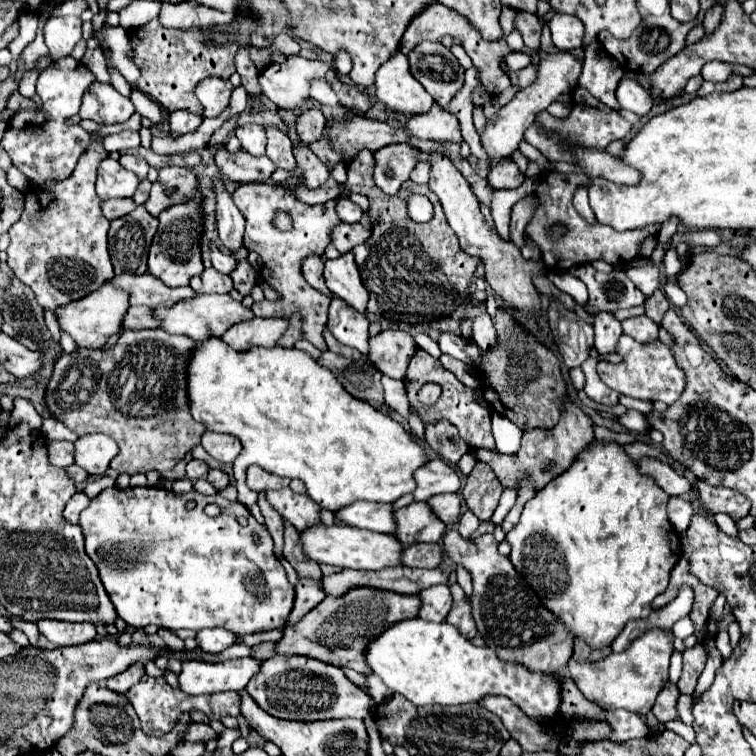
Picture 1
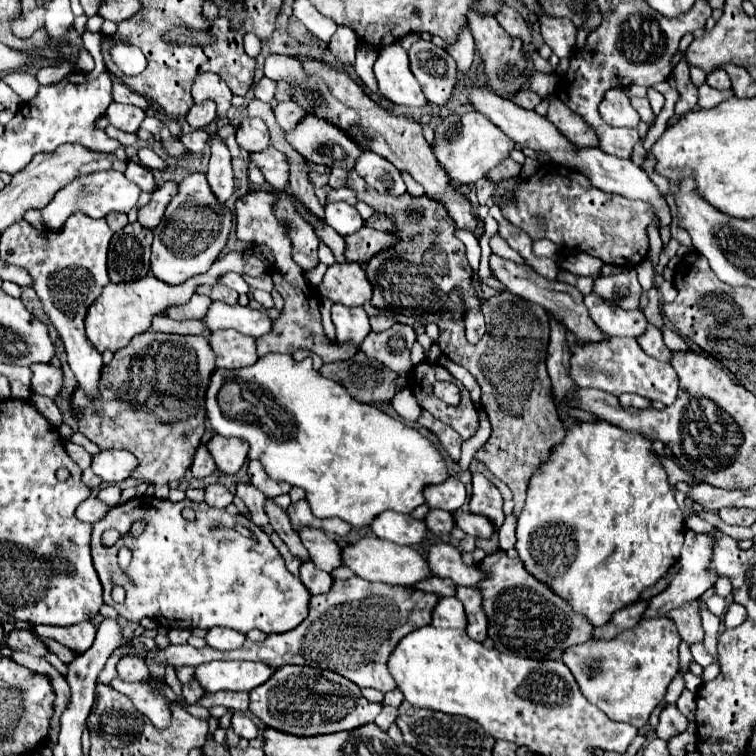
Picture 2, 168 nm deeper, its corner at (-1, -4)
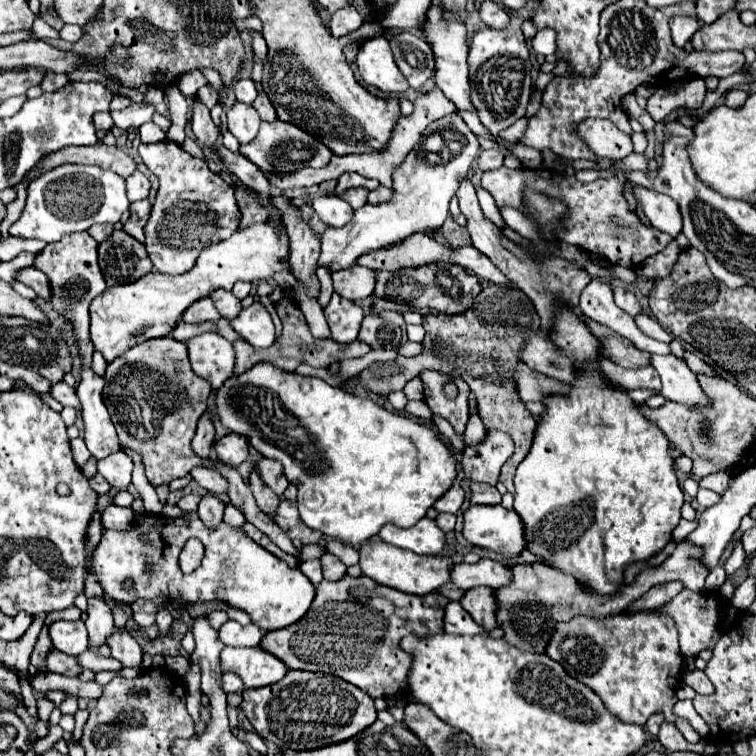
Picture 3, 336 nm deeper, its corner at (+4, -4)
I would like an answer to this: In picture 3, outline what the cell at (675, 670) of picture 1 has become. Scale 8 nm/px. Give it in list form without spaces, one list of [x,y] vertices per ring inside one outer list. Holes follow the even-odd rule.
[[[678,701],[676,705],[674,705],[674,715],[678,717],[678,719],[684,719],[684,721],[688,721],[698,733],[700,733],[700,737],[706,737],[708,735],[708,727],[706,727],[706,723],[704,723],[704,719],[696,713],[696,709],[694,709],[694,705],[692,705],[692,701]]]

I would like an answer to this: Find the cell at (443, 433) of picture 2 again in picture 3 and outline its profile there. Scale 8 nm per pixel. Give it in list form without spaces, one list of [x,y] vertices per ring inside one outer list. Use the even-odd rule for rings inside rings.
[[[420,399],[420,401],[408,401],[406,413],[412,415],[412,417],[416,417],[416,419],[422,419],[422,421],[426,421],[426,423],[432,423],[432,421],[434,421],[434,415],[432,415],[430,407],[428,407],[422,399]]]

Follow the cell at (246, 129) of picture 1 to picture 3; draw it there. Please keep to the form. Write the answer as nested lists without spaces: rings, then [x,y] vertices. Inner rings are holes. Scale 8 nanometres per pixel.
[[[236,103],[228,111],[228,131],[238,139],[240,145],[246,145],[246,143],[254,141],[254,137],[258,135],[260,123],[262,121],[260,121],[258,113],[250,105]]]

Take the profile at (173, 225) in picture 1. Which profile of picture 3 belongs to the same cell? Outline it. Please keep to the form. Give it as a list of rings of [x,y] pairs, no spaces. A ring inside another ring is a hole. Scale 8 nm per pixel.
[[[174,141],[142,143],[138,147],[146,167],[160,179],[152,215],[144,227],[146,251],[154,269],[164,275],[184,275],[194,267],[200,251],[228,239],[240,223],[240,211],[232,185],[212,173],[204,159],[188,155]]]

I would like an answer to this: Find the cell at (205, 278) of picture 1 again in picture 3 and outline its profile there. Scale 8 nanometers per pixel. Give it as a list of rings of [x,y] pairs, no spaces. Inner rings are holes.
[[[216,289],[216,291],[212,291],[212,293],[210,293],[210,299],[214,301],[214,305],[216,305],[216,309],[220,311],[220,315],[226,317],[226,319],[232,319],[232,317],[238,315],[238,311],[242,309],[240,299],[236,299],[236,297],[234,297],[230,291],[226,291],[226,289]]]

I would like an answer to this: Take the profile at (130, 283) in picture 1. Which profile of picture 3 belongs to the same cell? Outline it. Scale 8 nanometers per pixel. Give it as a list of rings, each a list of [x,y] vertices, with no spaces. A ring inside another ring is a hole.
[[[208,297],[194,301],[182,313],[184,323],[202,323],[202,321],[218,321],[218,319],[220,319],[220,313],[218,313],[218,309],[214,307],[214,303]]]

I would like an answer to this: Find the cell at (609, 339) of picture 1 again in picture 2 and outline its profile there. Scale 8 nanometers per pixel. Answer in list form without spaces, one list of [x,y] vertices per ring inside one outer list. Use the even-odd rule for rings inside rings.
[[[589,293],[585,295],[585,305],[589,309],[591,319],[595,325],[609,337],[637,337],[637,329],[647,329],[647,319],[643,311],[625,311],[607,303],[603,297]]]

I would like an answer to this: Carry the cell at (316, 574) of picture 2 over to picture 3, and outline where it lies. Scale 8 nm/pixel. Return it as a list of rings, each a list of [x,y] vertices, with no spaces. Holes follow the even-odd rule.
[[[318,559],[300,563],[300,571],[302,571],[314,585],[318,585],[318,583],[324,579],[324,577],[322,577],[322,569],[320,569],[320,561],[318,561]]]

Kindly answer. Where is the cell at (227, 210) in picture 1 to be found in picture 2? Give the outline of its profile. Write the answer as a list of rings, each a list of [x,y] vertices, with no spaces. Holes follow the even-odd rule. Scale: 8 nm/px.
[[[217,135],[211,137],[209,147],[211,147],[211,159],[209,159],[207,179],[209,179],[209,185],[211,185],[213,193],[215,193],[215,197],[221,203],[227,203],[229,197],[233,195],[231,155],[229,155],[229,149],[227,149],[225,141],[219,139]]]

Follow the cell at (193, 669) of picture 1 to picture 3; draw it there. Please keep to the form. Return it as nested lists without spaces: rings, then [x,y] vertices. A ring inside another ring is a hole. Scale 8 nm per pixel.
[[[224,647],[220,653],[222,673],[236,673],[246,687],[264,687],[280,681],[288,667],[258,647]]]

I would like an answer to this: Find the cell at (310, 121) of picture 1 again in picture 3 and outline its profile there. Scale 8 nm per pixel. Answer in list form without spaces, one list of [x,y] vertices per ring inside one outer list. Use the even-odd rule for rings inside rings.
[[[260,91],[258,99],[254,101],[254,109],[258,111],[258,115],[260,115],[262,121],[276,121],[276,119],[278,119],[274,105],[272,105],[270,99],[264,95],[264,91]]]

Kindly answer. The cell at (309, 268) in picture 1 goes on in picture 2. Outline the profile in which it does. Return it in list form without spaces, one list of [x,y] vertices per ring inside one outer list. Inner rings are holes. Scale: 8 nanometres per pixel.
[[[269,189],[279,195],[279,203],[275,203],[275,215],[287,223],[287,237],[291,239],[293,245],[293,259],[295,263],[303,269],[315,269],[319,259],[317,259],[317,247],[319,247],[319,237],[315,235],[315,229],[311,223],[307,223],[295,209],[291,197],[285,191],[279,189]]]

